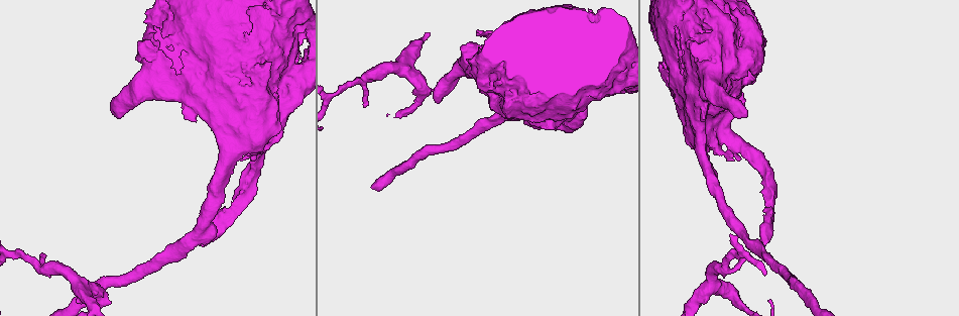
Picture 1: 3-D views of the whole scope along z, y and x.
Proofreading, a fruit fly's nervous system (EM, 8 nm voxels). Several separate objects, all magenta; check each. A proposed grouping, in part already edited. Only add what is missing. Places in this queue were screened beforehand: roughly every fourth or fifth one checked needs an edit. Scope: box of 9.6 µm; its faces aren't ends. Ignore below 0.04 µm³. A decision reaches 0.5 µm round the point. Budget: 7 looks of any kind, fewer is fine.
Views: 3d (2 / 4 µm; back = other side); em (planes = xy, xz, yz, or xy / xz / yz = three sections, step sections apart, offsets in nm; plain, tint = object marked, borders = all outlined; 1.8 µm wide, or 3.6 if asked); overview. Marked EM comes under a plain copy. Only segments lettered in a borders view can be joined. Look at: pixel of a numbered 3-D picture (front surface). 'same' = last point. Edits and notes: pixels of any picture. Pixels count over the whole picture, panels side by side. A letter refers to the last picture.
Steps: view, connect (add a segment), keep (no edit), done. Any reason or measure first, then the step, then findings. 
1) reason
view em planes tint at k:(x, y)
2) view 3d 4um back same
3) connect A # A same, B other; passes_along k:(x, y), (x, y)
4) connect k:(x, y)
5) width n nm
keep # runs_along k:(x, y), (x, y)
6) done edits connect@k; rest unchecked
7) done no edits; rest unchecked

tapers out
view 3d 2um back at 1:(43, 256)

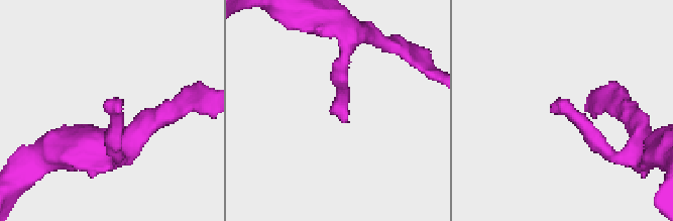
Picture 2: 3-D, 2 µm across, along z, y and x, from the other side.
need the tissue
view em xz step 4 tint at 2:(119, 103)

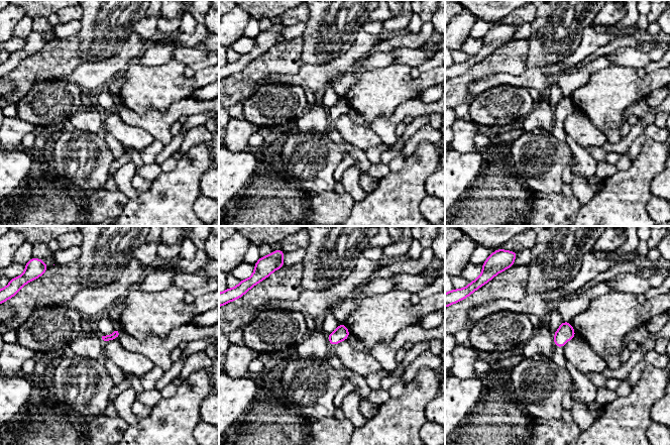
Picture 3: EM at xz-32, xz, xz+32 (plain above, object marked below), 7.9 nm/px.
another direction
view em yz step 8 borders same

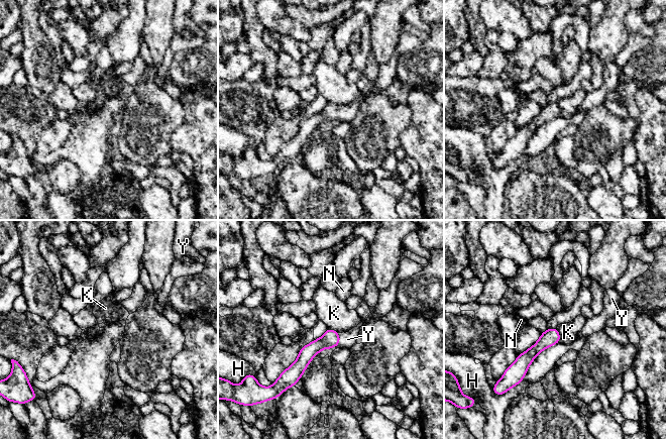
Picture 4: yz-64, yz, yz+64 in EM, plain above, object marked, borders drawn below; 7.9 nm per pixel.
longest_contact H 500 nm
connect Y # H other, K other, N other, Y same; passes_along 4:(331, 338), (339, 340), (347, 339); the neuron continues

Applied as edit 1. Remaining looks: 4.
closes a loop
view em planes borders at 1:(725, 151)

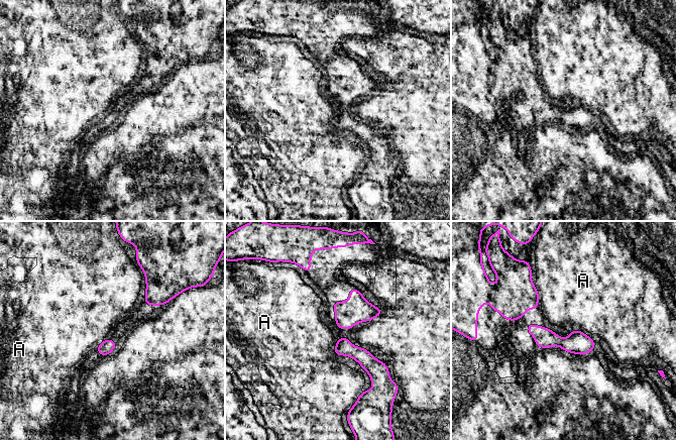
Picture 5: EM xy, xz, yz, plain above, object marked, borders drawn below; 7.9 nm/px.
width 110 nm
keep # A other; none of them fits

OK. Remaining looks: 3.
branch stops here
view em xz step 4 tint at 1:(202, 244)

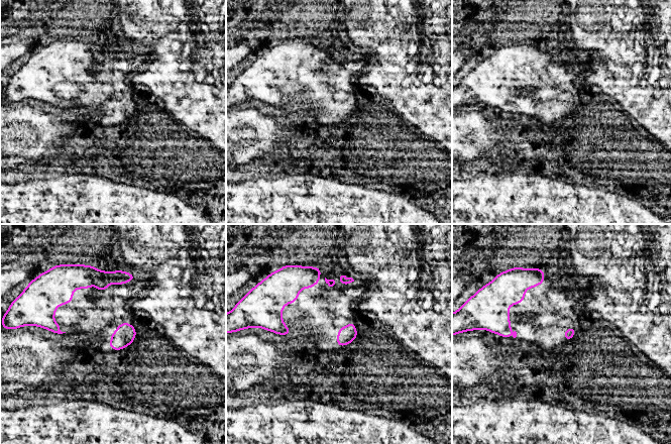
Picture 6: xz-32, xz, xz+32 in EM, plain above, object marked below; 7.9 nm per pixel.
view em xz step 4 borders same

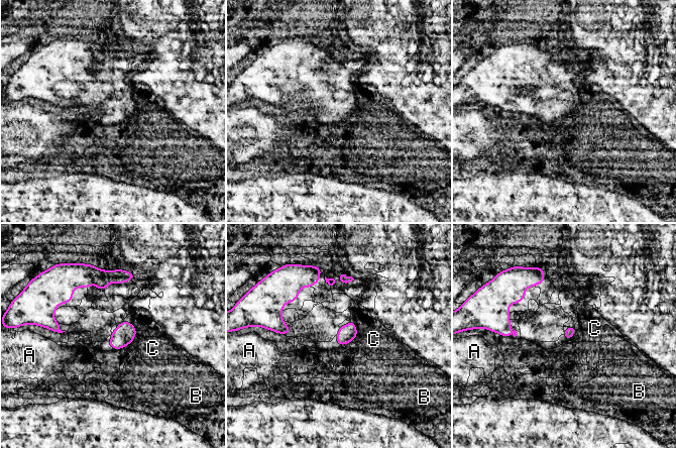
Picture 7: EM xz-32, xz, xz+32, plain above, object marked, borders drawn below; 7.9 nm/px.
keep # A other, B other, C other; border 7:(135, 334), (130, 343); no lettered segment goes on from it

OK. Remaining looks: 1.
done edits connect@4; rest unchecked

